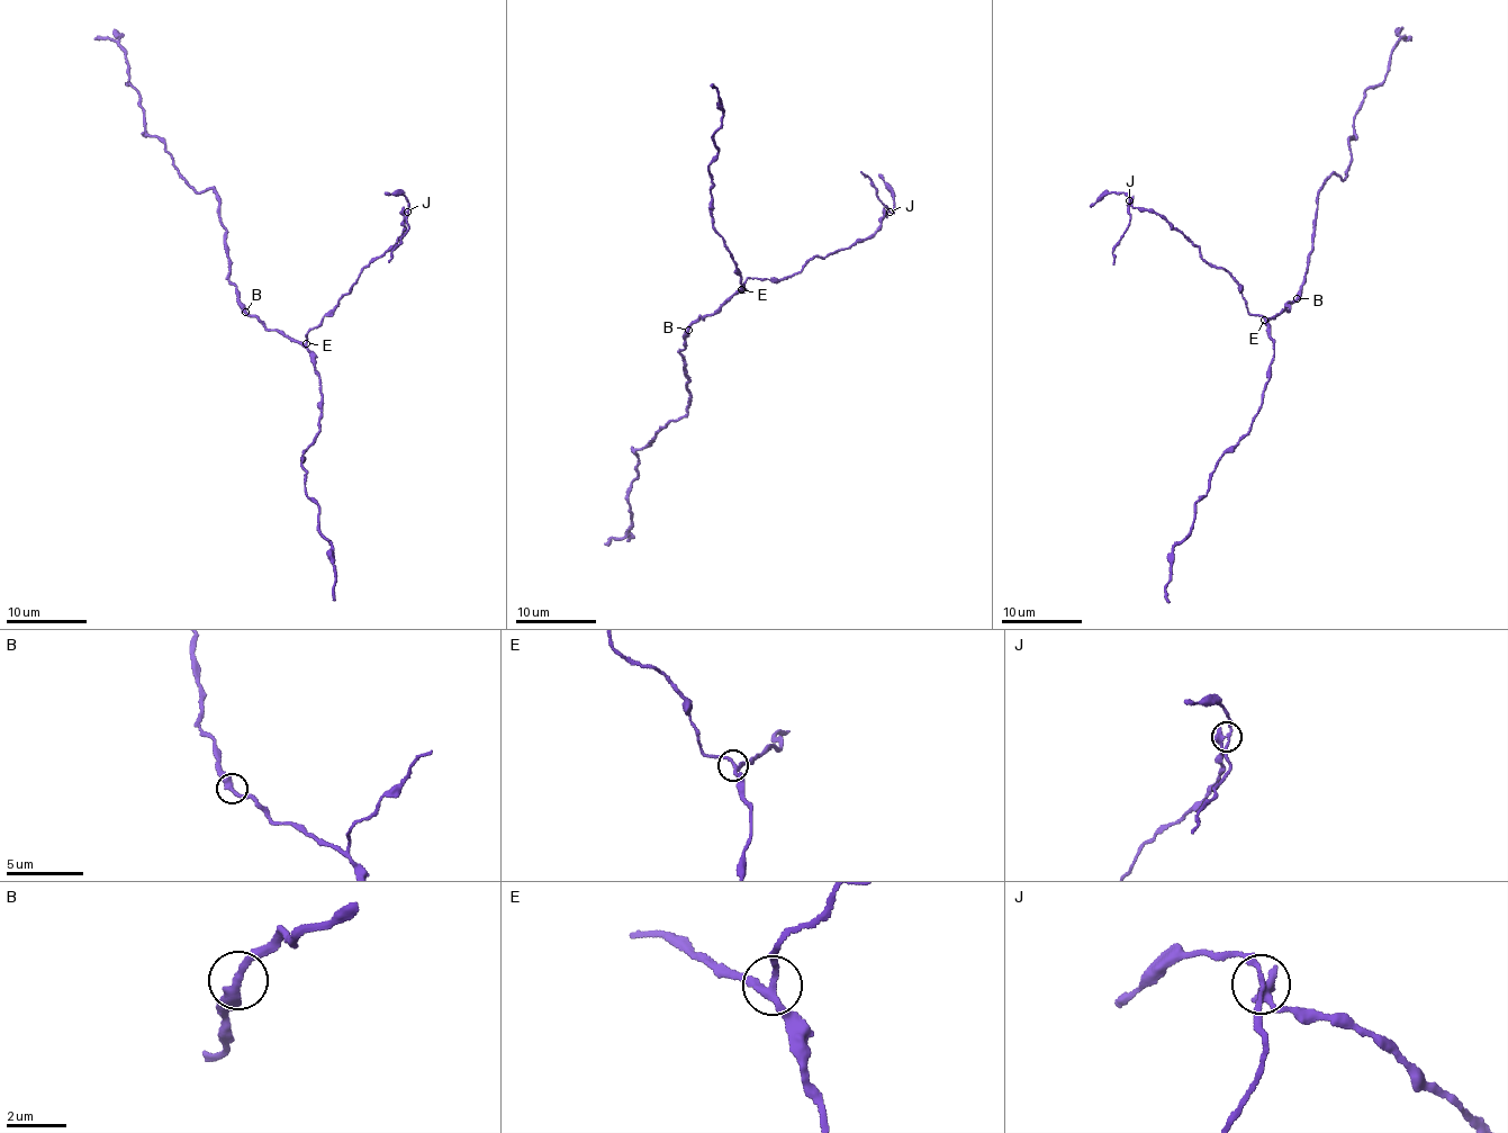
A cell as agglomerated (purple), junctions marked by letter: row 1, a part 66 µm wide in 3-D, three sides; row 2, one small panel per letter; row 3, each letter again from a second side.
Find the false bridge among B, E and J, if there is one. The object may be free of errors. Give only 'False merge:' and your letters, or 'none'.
False merge: J

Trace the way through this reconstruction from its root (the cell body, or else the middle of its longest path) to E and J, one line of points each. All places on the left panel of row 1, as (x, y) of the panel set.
E: (249, 314), (269, 329), (278, 329), (306, 343)
J: (249, 314), (269, 329), (304, 344), (309, 327), (334, 309), (363, 268), (393, 248), (405, 226), (406, 210)

